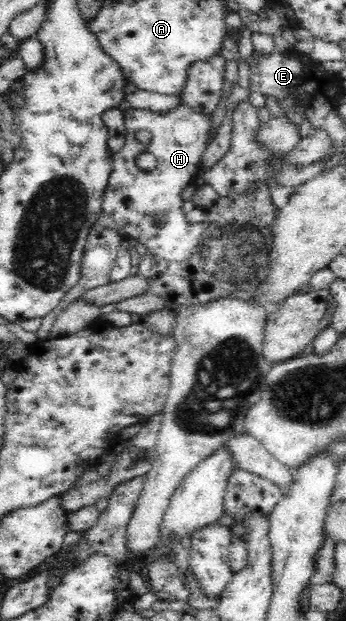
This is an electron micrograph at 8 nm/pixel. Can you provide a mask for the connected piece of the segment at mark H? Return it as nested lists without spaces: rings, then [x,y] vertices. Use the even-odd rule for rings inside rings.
[[[179,104],[167,113],[131,107],[123,114],[126,142],[113,156],[113,172],[103,192],[102,210],[113,216],[124,237],[143,244],[159,259],[187,260],[195,252],[205,227],[202,223],[191,224],[187,220],[185,211],[181,209],[184,202],[181,192],[194,183],[201,170],[201,156],[211,142],[212,117],[186,104]],[[139,130],[151,132],[150,145],[138,142]],[[141,153],[153,153],[157,157],[158,163],[153,170],[145,171],[137,167],[136,159]]]

